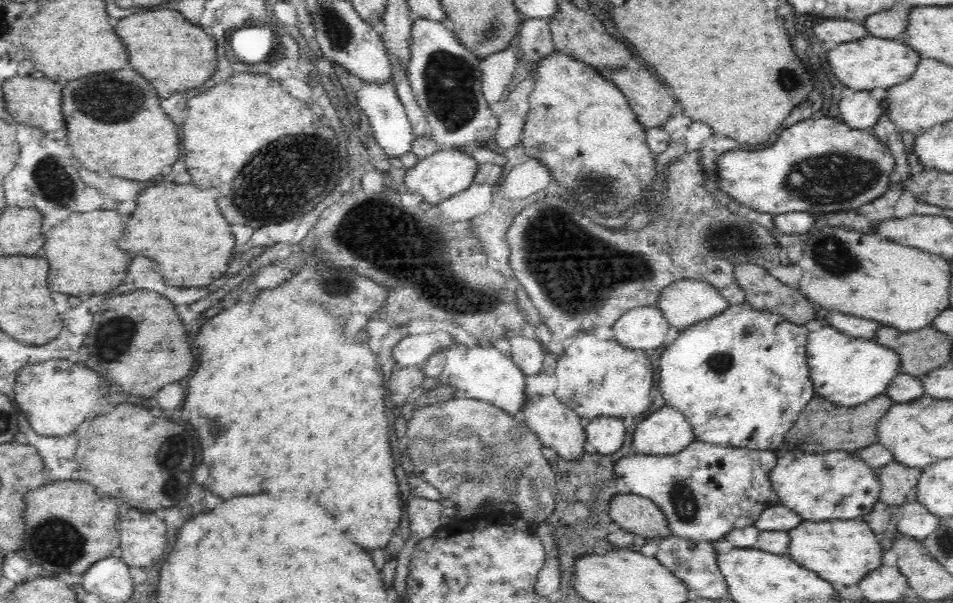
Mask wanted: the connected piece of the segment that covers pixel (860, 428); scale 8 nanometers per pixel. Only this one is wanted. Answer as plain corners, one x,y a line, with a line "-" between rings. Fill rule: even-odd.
885,393
872,398
870,402
856,407
844,408
833,405
816,395
815,399
804,408
801,416
785,437
785,448
789,451
822,453
827,451
856,452
861,448
878,443
878,424
896,403

